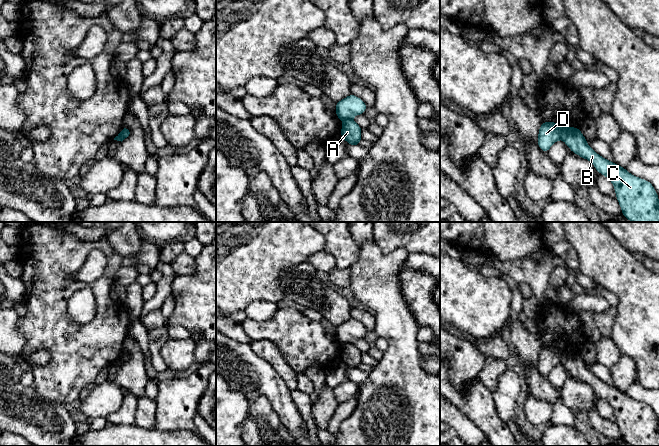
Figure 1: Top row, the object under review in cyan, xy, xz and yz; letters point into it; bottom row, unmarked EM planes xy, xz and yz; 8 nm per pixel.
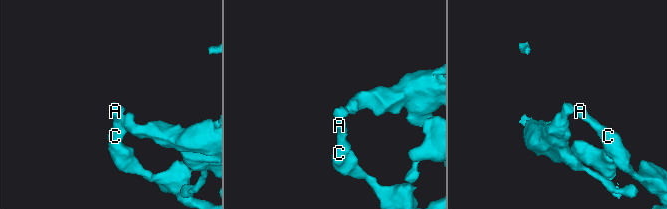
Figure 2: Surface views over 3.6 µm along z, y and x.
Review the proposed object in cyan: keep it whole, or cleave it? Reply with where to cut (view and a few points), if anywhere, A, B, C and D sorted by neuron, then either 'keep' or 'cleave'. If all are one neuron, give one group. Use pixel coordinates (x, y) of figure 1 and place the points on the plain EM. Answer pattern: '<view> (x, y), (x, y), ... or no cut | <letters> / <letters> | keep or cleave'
yz (562, 352), (560, 362) | A B C / D | cleave

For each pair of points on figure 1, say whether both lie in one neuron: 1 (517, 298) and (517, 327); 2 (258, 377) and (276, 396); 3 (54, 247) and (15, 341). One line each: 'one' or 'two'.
1: one
2: one
3: two

